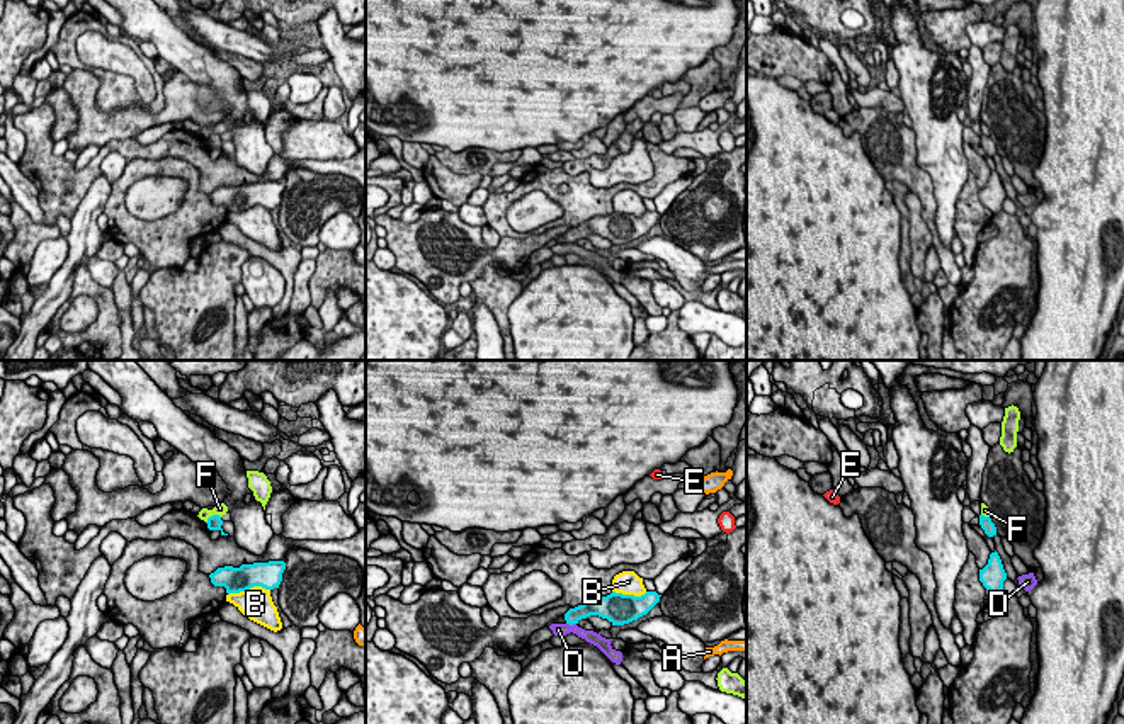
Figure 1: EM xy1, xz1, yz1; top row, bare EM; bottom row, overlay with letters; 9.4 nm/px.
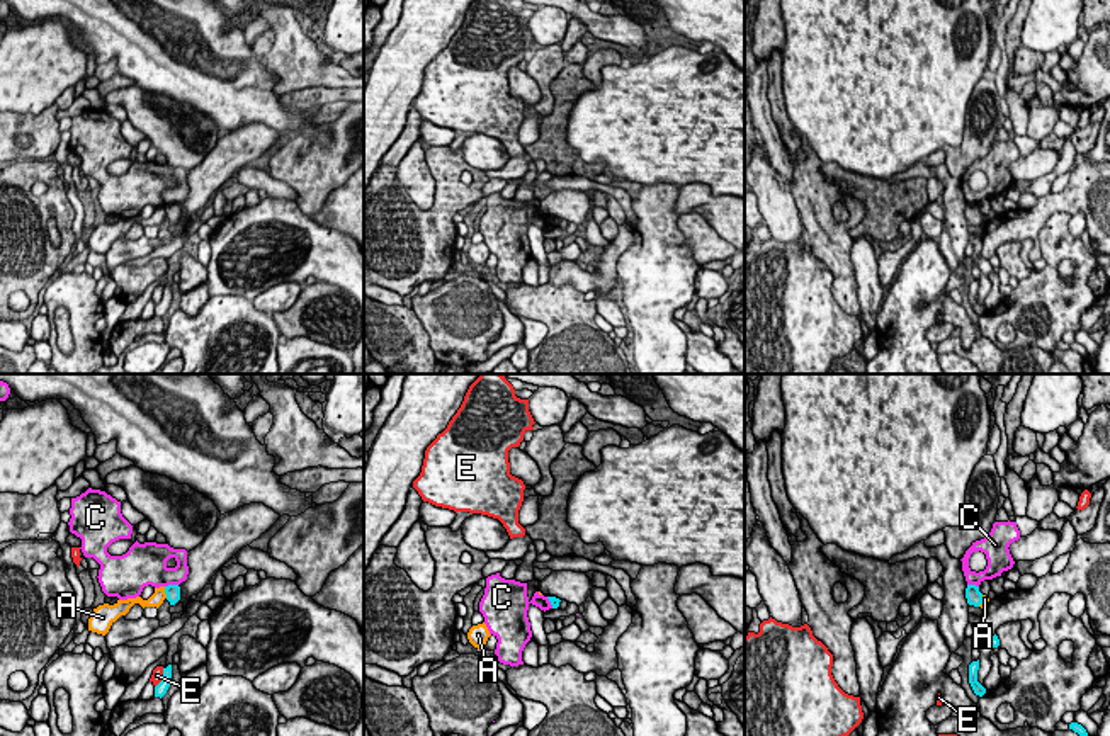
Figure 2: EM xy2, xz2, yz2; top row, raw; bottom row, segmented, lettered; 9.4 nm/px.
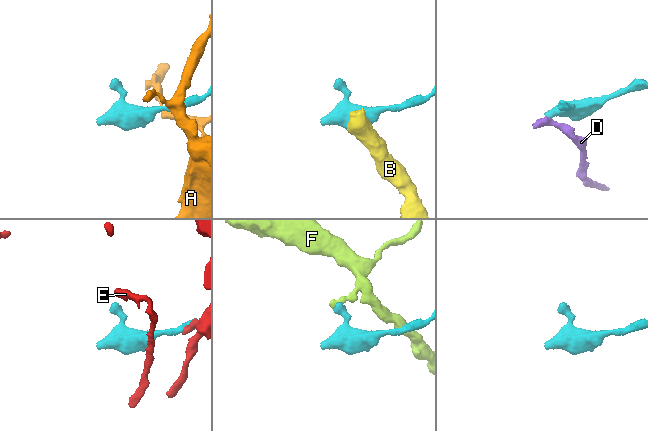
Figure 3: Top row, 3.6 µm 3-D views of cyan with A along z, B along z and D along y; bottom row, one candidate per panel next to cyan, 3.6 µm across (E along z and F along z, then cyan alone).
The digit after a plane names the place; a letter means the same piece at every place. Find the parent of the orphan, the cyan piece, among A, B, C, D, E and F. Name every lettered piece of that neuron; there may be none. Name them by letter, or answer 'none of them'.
none of them

